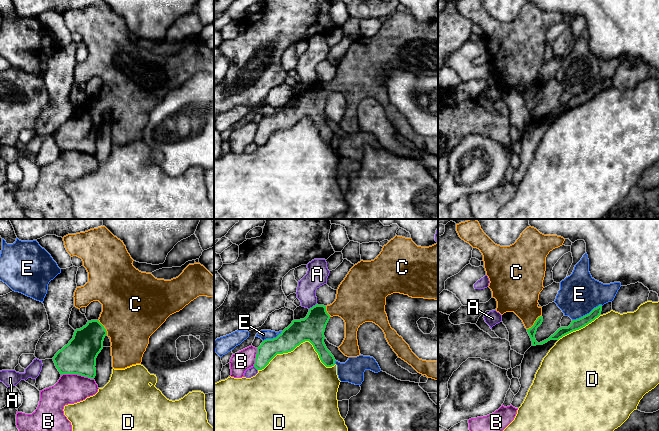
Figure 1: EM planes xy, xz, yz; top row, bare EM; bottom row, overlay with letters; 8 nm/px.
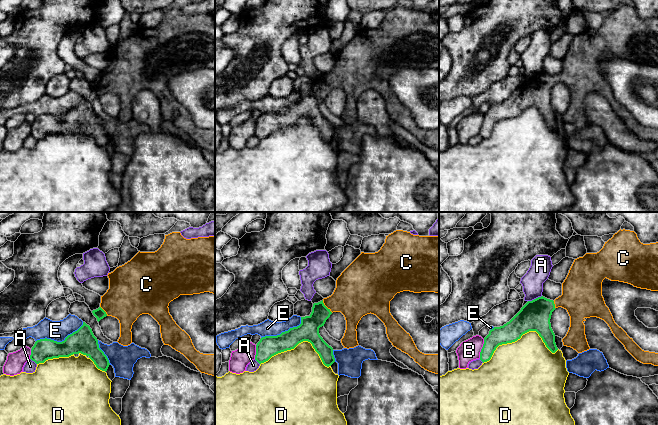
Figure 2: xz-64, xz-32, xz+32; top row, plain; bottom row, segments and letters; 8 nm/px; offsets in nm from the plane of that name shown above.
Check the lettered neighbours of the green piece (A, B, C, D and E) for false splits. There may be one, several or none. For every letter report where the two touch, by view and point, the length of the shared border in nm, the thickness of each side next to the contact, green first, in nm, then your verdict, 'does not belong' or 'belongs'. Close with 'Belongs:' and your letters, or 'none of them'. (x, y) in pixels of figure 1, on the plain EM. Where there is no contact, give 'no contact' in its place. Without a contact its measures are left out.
A: xz (313, 82) | 80 nm | 200/170 nm | does not belong
B: xy (77, 150) | 260 nm | 280/240 nm | does not belong
C: yz (535, 98) | 170 nm | 70/300 nm | belongs
D: xz (300, 119) | 650 nm | 200/400 nm | does not belong
E: yz (587, 90) | 280 nm | 90/320 nm | does not belong
Belongs: C

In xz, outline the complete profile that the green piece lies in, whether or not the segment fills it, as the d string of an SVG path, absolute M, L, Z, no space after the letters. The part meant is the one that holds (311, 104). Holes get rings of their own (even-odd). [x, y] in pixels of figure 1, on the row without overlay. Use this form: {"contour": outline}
{"contour": "M395 12L383 22L380 30L371 37L361 36L355 40L337 65L335 77L327 82L316 80L309 85L304 95L293 96L276 114L266 115L257 124L254 143L264 145L277 131L293 127L305 117L309 117L326 143L335 141L335 134L324 119L324 108L329 95L341 93L345 98L345 114L338 123L347 133L360 130L357 107L365 98L373 98L384 108L388 120L399 134L411 141L418 149L427 154L438 156L438 137L419 135L409 121L391 104L385 88L386 73L393 69L408 71L412 74L438 76L438 19L429 22L417 22L411 14Z"}

